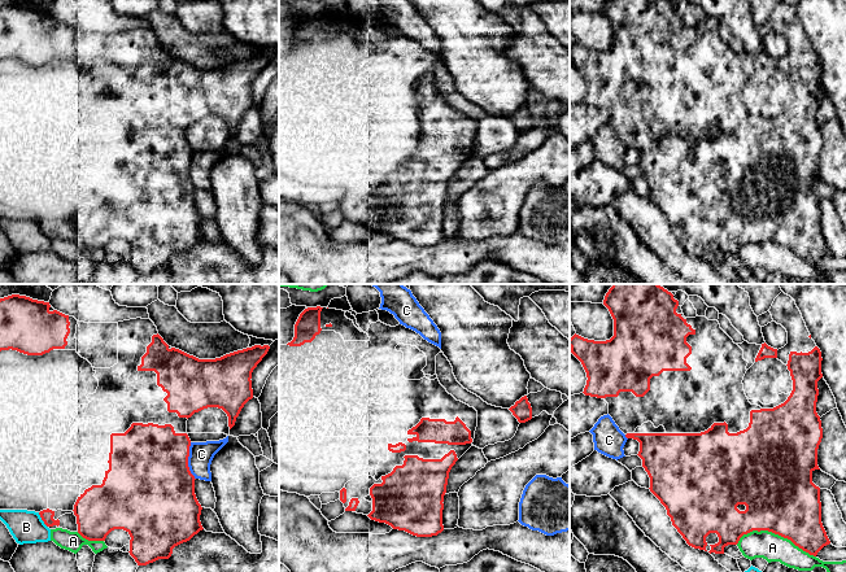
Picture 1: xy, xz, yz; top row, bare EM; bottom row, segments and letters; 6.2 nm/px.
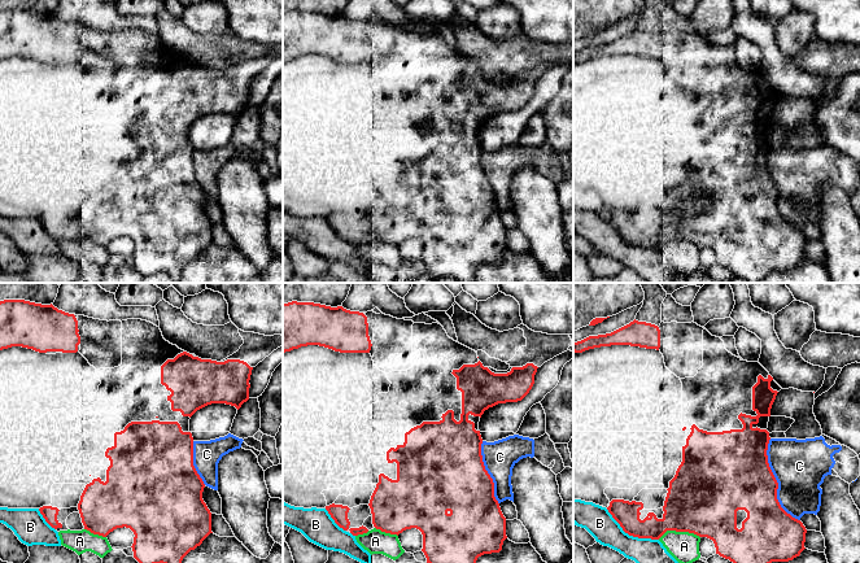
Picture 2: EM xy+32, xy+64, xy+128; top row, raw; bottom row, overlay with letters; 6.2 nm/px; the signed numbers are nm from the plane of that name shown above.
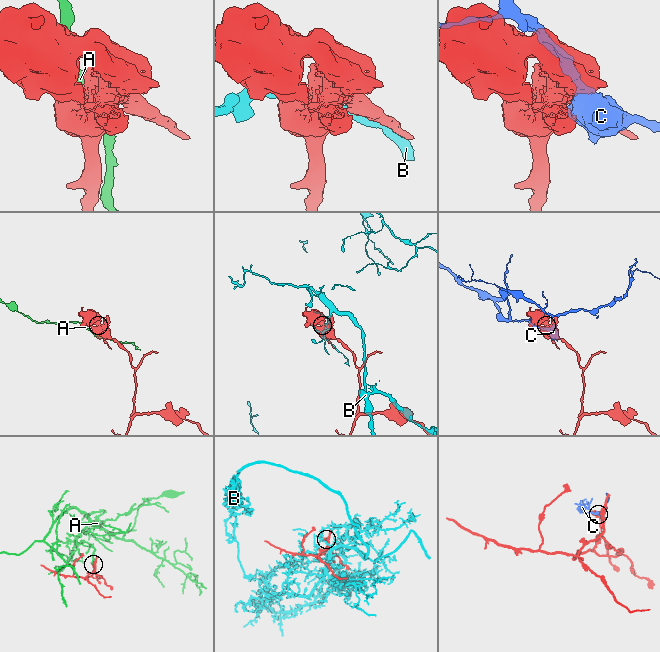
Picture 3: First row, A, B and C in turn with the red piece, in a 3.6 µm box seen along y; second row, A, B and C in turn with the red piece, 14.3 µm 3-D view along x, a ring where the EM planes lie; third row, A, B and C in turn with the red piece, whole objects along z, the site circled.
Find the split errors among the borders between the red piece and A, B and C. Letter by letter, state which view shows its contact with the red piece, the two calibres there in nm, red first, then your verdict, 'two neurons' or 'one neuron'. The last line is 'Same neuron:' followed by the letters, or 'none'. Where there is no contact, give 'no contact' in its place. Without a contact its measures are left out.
A: yz | 440/170 nm | two neurons
B: xy | 80/200 nm | two neurons
C: xy | 500/150 nm | two neurons
Same neuron: none

